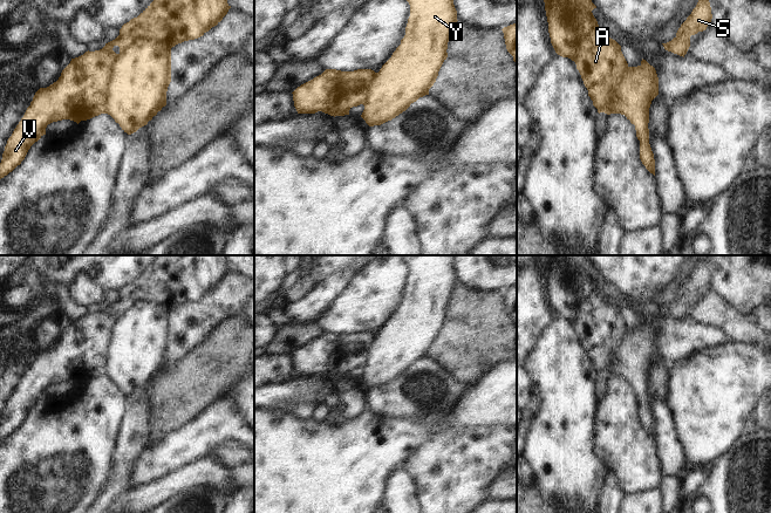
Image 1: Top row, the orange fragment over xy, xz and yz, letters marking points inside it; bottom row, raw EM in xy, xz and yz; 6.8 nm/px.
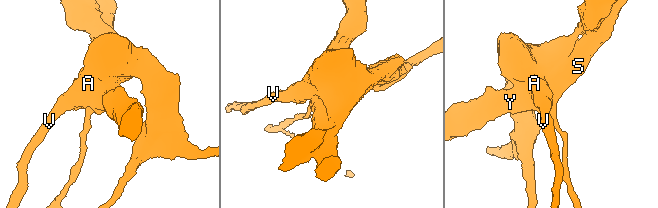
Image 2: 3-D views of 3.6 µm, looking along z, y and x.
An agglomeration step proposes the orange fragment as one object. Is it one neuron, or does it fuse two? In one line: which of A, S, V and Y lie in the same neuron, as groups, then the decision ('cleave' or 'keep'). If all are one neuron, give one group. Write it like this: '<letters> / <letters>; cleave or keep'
A V / S Y; cleave

